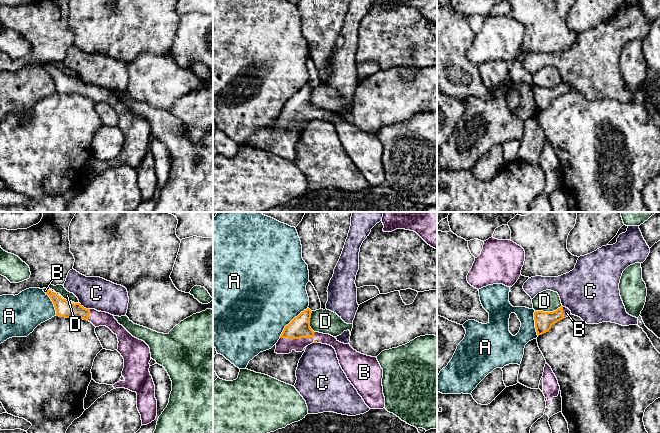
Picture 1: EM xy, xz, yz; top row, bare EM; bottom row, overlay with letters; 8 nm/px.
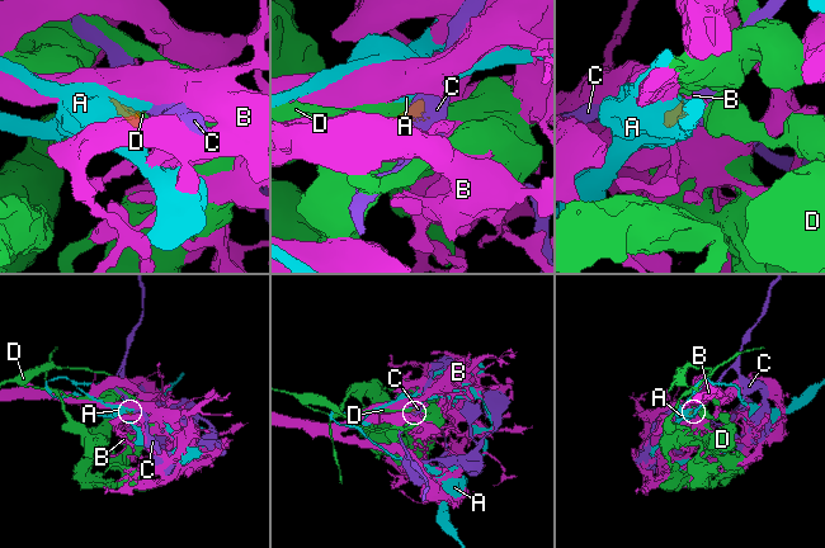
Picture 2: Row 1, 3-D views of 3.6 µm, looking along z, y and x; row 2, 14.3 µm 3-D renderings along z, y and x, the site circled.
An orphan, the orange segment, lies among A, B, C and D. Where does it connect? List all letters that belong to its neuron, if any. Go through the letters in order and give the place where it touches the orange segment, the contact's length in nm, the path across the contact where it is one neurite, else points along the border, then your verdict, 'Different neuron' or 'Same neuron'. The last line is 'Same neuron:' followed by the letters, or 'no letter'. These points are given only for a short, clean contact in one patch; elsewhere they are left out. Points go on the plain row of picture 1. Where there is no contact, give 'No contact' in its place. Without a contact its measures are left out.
A: Touches orange at xz (291, 97). Shared border 340 nm. Different neuron
B: Touches orange at xz (299, 114). Shared border 300 nm. Same neuron
C: Touches orange at xy (83, 83). Shared border 110 nm. Boundary: xy (79, 78), (89, 85). Different neuron
D: Touches orange at yz (548, 88). Shared border 220 nm. Boundary: yz (561, 81), (552, 87), (535, 87). Different neuron
Same neuron: B

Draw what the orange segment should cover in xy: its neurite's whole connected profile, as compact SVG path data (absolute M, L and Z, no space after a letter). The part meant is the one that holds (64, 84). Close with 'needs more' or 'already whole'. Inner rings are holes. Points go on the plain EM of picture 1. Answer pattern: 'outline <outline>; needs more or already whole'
outline M43 64L54 80L56 92L65 94L80 94L91 98L95 103L106 102L118 114L117 127L124 135L124 144L120 157L114 161L99 160L91 156L84 185L88 185L98 174L116 164L125 164L137 169L137 184L141 191L142 201L154 197L157 192L157 176L155 161L150 151L151 129L149 122L142 116L133 113L113 91L86 85L80 79L64 75L59 69L50 64Z; needs more

